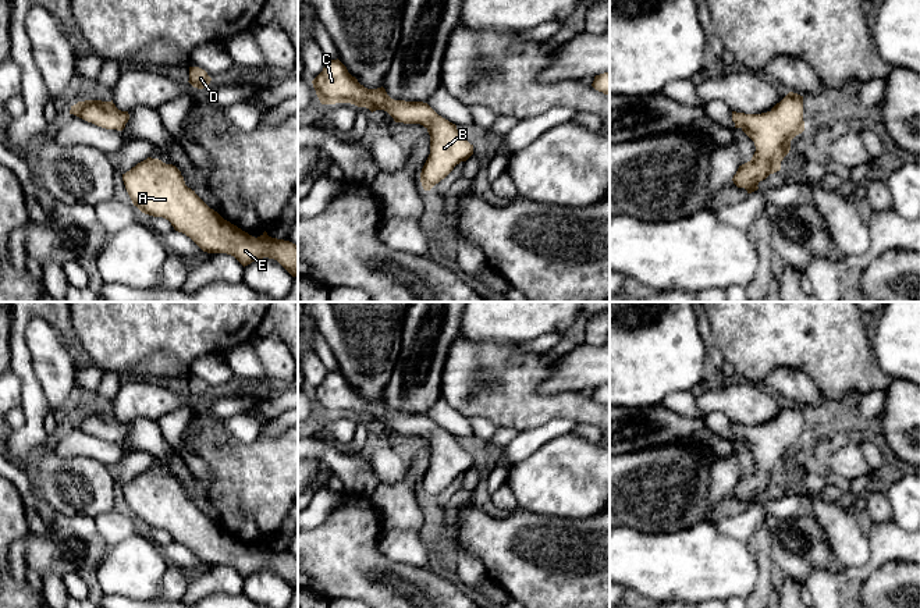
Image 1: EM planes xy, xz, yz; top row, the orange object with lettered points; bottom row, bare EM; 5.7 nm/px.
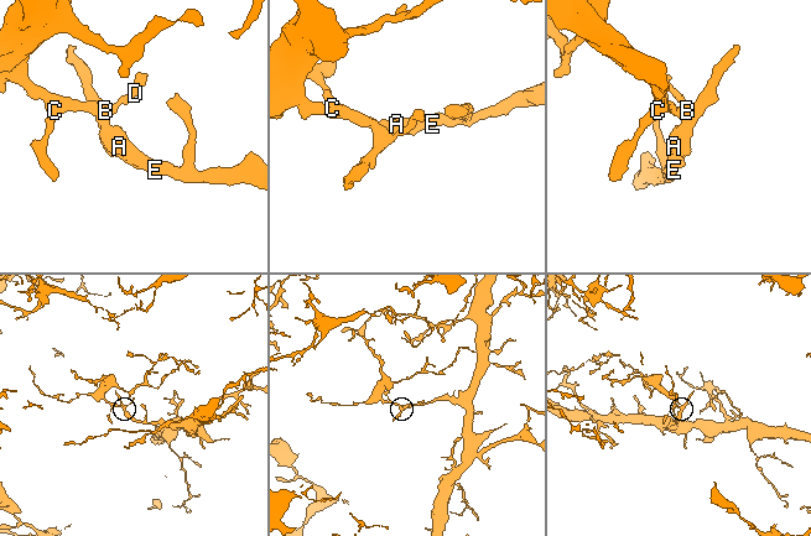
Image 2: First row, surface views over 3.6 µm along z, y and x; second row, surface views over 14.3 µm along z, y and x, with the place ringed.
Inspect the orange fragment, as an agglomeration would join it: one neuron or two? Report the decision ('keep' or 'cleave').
keep

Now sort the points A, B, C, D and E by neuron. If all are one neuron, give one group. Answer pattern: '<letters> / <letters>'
A B C D E

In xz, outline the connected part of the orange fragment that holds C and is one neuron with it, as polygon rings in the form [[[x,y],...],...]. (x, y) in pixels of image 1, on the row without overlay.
[[[338,370],[328,371],[312,395],[322,416],[351,415],[372,424],[384,422],[395,434],[423,437],[430,447],[430,466],[420,484],[425,502],[430,502],[457,476],[473,466],[473,456],[459,447],[457,437],[438,427],[427,415],[394,412],[383,398],[367,401]]]

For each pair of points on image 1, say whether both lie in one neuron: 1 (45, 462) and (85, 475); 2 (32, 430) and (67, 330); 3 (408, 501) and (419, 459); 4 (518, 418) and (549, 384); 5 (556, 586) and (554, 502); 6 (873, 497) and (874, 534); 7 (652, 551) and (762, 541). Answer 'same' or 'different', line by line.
1: same
2: same
3: same
4: different
5: different
6: different
7: different

